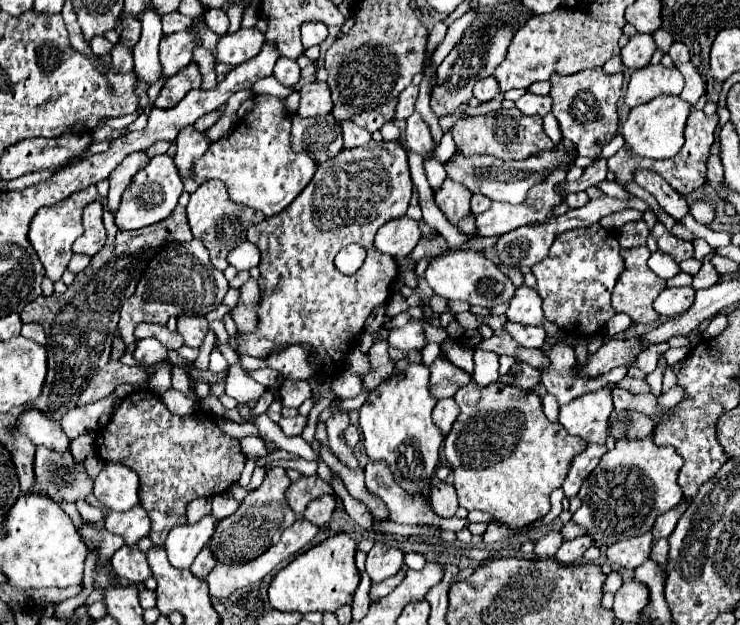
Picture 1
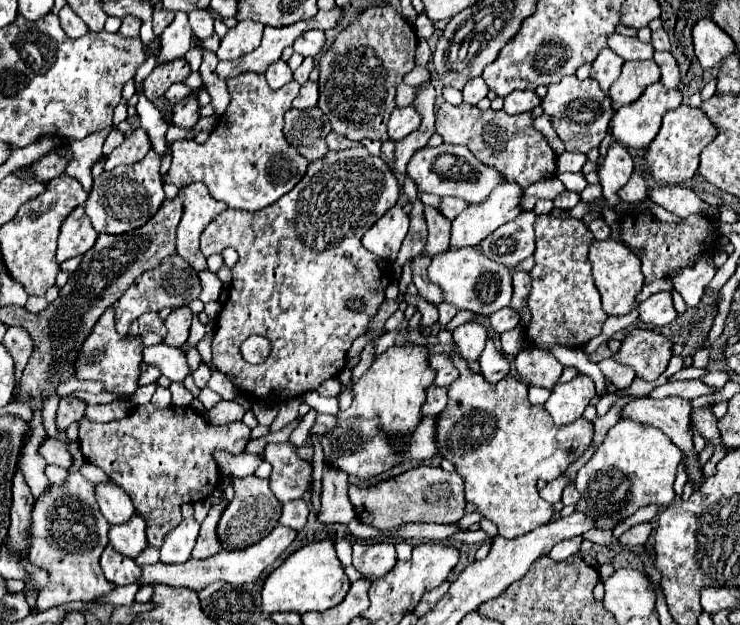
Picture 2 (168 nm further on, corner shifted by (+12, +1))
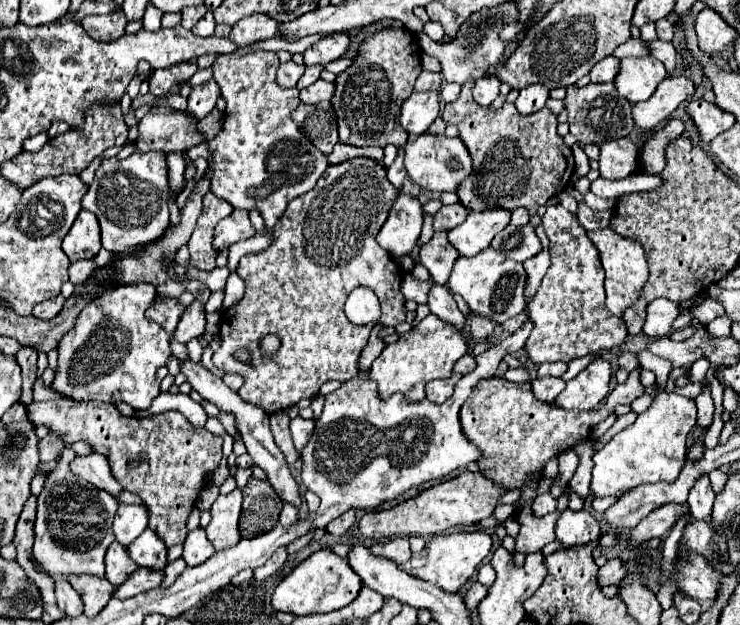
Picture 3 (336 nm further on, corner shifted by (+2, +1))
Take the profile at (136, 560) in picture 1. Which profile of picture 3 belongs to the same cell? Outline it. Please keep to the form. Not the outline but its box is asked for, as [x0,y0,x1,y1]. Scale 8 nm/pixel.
[104,542,138,586]

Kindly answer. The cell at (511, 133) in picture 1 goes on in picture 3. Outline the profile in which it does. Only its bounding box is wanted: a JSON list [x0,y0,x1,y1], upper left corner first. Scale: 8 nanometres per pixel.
[442,82,574,216]

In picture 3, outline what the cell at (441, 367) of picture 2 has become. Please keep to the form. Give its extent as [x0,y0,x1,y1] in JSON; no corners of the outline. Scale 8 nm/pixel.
[454,354,476,374]

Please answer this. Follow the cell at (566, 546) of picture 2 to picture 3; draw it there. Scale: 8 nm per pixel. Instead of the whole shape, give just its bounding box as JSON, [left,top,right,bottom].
[556,510,600,546]

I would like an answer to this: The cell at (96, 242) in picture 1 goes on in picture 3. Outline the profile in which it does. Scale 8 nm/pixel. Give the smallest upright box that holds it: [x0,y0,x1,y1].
[62,210,100,262]

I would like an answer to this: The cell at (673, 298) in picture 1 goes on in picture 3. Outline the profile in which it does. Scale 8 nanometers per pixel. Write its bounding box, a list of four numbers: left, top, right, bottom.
[642,298,678,338]

